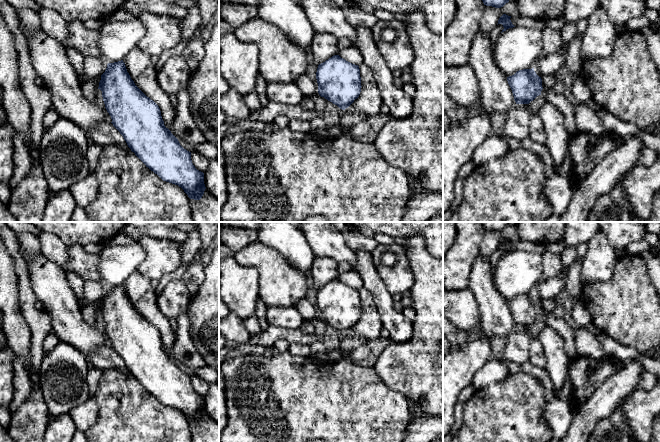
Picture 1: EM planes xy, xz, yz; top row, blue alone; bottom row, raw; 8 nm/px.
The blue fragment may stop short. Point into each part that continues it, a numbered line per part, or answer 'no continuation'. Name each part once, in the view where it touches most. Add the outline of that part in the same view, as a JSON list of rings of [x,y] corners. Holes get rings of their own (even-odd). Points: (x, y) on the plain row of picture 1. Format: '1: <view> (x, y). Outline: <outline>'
no continuation

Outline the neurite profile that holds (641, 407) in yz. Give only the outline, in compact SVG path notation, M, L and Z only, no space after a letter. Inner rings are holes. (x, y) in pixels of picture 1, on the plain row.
M660 378L650 390L635 390L625 400L623 412L632 429L633 442L650 442L652 423L660 414Z

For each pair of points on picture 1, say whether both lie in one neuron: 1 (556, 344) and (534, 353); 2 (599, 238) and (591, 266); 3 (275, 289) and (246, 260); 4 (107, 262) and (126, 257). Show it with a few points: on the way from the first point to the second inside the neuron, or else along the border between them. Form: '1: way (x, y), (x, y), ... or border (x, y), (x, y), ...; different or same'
1: border (537, 339), (545, 356), (545, 367); different
2: way (599, 245), (598, 259); same
3: way (275, 280), (255, 260); same
4: way (112, 262), (121, 261); same

